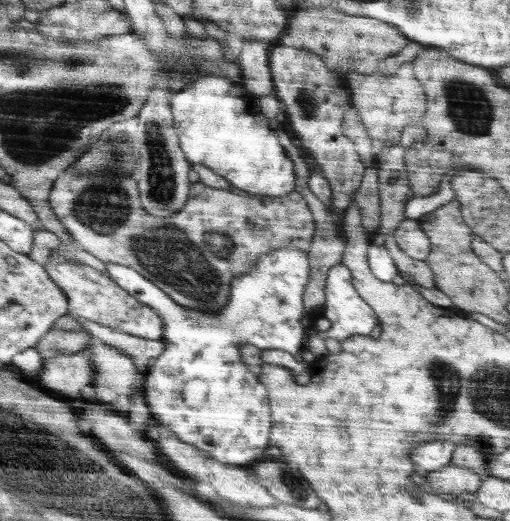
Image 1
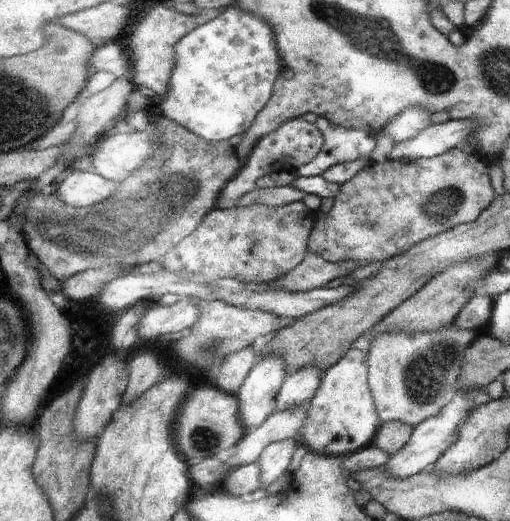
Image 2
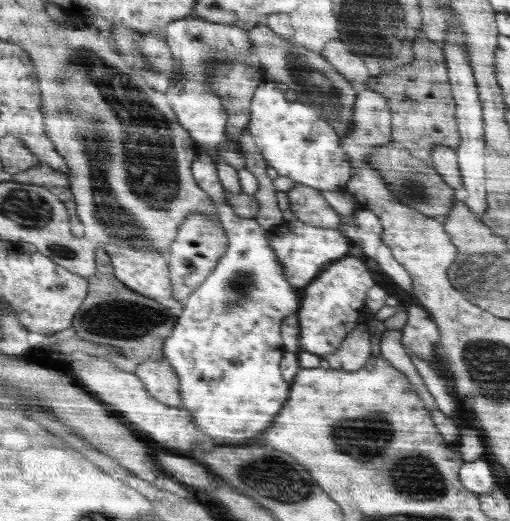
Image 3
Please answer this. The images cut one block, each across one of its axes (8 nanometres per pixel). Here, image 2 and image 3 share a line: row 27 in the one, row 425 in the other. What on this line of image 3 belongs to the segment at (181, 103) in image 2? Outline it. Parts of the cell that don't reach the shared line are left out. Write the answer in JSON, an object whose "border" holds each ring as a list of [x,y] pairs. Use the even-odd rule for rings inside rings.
{"border":[[[201,152],[192,164],[192,172],[195,181],[216,202],[216,217],[228,235],[228,250],[222,254],[210,276],[206,276],[205,282],[187,300],[185,310],[178,318],[179,323],[167,340],[164,353],[182,379],[182,407],[192,411],[192,417],[201,432],[210,435],[215,444],[240,445],[245,444],[248,438],[260,436],[256,432],[262,432],[272,424],[272,418],[280,412],[288,398],[290,386],[280,374],[284,350],[280,340],[280,324],[286,316],[297,314],[298,298],[284,276],[282,264],[266,240],[266,229],[254,219],[237,216],[227,202],[227,191],[219,180],[219,170],[211,154]]]}

